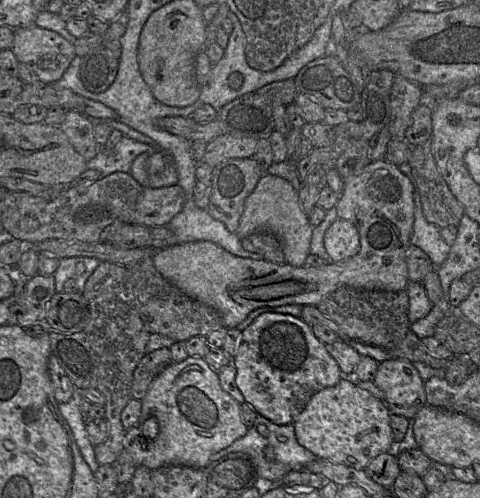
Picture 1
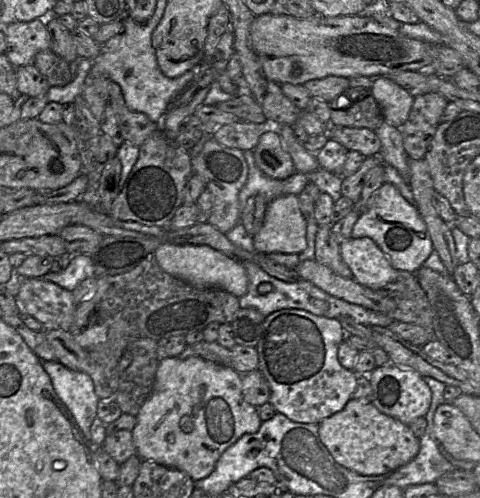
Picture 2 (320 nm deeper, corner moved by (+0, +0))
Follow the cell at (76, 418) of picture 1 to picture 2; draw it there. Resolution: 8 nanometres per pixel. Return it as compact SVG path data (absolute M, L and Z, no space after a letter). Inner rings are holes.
M42 361L54 391L67 407L86 440L91 442L91 425L97 417L100 398L95 394L91 377L71 370L57 361Z

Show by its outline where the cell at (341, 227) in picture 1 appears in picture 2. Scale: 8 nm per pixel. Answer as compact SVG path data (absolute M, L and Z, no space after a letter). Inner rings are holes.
M369 237L353 238L340 244L343 261L351 269L353 279L376 291L394 281L399 272Z

